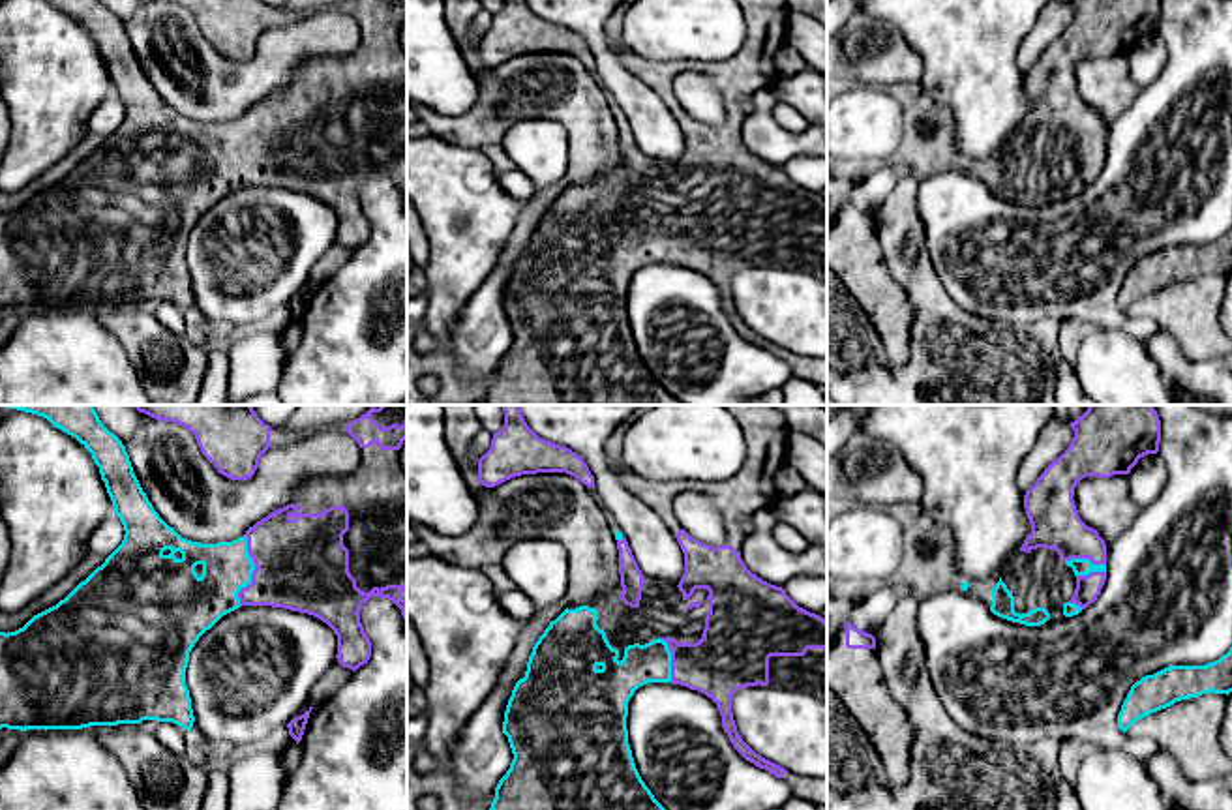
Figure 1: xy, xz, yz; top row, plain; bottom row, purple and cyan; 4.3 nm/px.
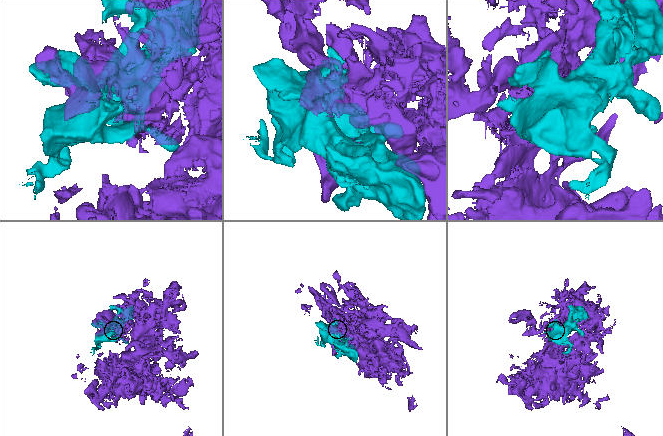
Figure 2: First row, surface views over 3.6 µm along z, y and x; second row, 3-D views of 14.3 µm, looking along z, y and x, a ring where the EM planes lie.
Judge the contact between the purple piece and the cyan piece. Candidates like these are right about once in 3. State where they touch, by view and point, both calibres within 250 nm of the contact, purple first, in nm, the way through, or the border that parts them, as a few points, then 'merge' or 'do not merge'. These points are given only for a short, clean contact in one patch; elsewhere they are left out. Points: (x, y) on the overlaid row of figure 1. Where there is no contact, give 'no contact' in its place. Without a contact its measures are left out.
meets purple in xy at (254, 570); 400 nm thick on the purple side, 220 nm on the other; merge

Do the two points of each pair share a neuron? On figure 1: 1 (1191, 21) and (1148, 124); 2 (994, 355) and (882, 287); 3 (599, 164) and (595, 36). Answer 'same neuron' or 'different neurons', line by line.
1: same neuron
2: different neurons
3: different neurons

